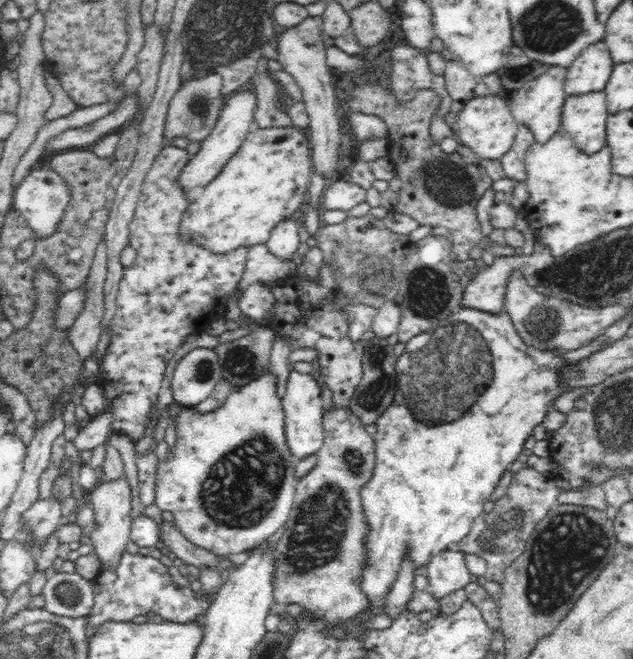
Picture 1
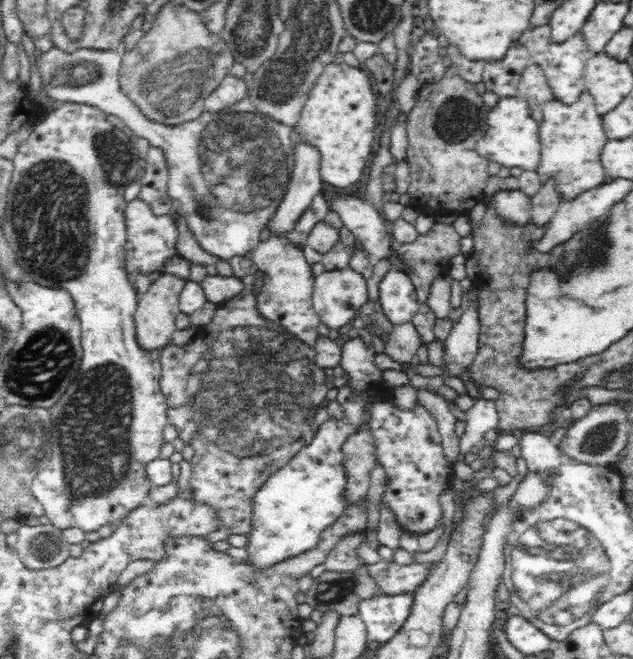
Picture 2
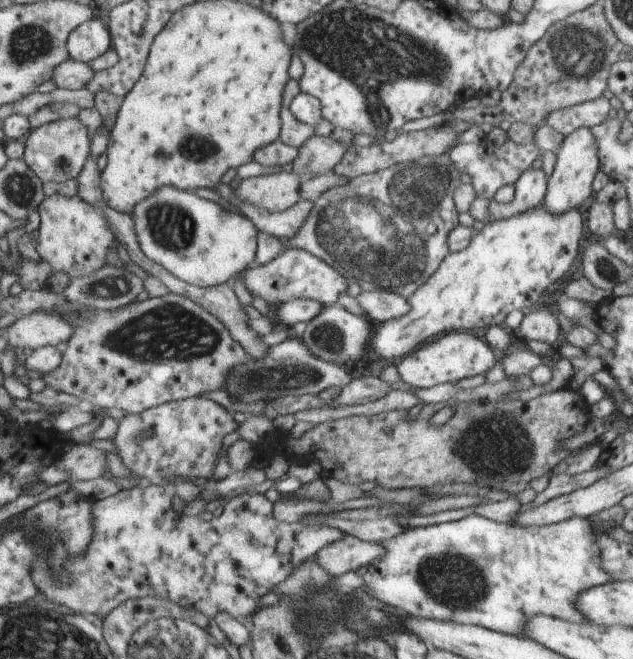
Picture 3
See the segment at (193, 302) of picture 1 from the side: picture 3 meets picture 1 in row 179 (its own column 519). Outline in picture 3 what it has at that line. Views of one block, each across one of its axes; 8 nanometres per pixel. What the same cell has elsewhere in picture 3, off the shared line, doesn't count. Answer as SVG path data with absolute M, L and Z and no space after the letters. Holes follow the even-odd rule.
M485 139L474 143L457 143L448 152L450 161L459 169L459 172L467 174L470 185L476 196L483 200L490 200L493 194L504 185L515 184L523 171L532 165L538 164L538 158L543 151L533 142L529 144L515 144L507 139L503 144L497 145Z

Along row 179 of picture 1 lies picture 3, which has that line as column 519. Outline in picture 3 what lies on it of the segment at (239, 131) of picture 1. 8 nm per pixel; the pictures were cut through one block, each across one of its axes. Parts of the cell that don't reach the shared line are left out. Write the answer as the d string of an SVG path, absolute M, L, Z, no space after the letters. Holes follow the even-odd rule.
M538 164L527 168L514 184L513 199L507 203L498 203L491 198L487 216L482 222L490 223L497 219L509 218L509 216L521 214L525 210L531 210L531 208L541 205L547 190L545 178L543 170Z

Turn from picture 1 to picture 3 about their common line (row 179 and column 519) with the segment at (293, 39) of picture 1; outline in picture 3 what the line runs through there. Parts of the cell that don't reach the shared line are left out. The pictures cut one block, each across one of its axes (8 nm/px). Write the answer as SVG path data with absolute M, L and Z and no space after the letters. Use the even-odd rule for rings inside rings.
M539 309L525 311L523 320L515 328L516 337L523 342L528 340L539 340L545 344L553 344L553 340L559 334L559 326L553 314L549 312L541 312Z

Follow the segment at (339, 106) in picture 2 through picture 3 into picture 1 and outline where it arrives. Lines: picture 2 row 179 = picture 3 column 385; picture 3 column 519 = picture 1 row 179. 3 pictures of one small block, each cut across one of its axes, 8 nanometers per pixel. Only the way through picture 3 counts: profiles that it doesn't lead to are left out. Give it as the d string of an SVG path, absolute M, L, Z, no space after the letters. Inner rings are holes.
M269 127L248 133L216 178L188 204L182 216L182 234L212 254L226 254L240 246L266 245L271 230L304 202L311 173L309 138L298 130Z

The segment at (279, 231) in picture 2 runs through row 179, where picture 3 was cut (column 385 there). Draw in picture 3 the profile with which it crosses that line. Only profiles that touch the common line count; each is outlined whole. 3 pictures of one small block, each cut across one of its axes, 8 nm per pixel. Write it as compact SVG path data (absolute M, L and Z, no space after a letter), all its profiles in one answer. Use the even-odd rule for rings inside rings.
M385 289L362 290L356 296L356 300L361 310L367 312L367 318L372 323L385 323L398 319L411 310L410 302L401 293Z

